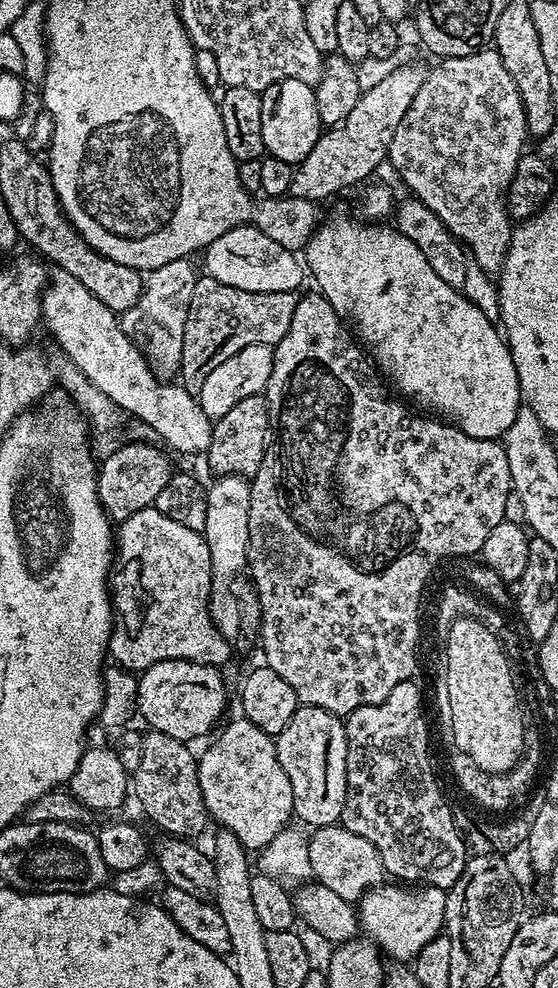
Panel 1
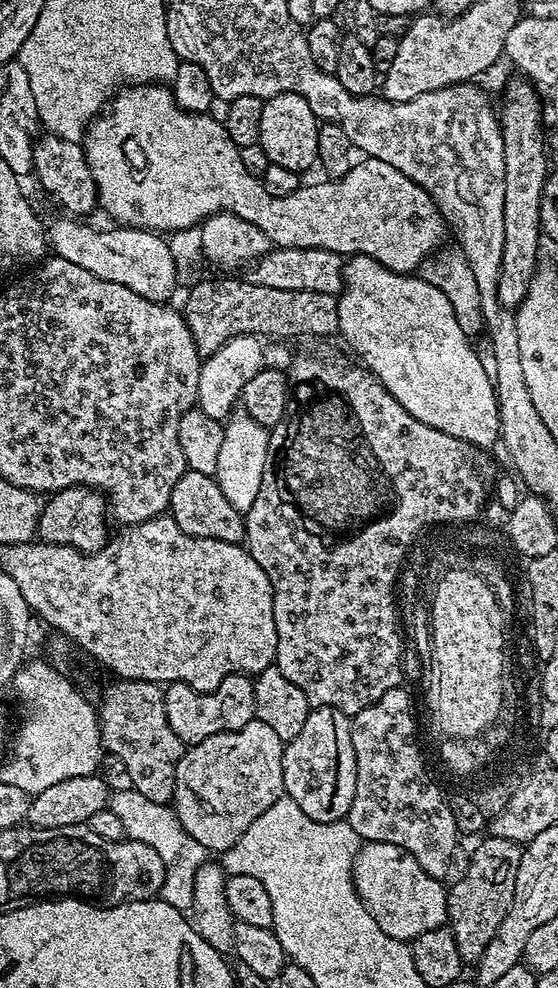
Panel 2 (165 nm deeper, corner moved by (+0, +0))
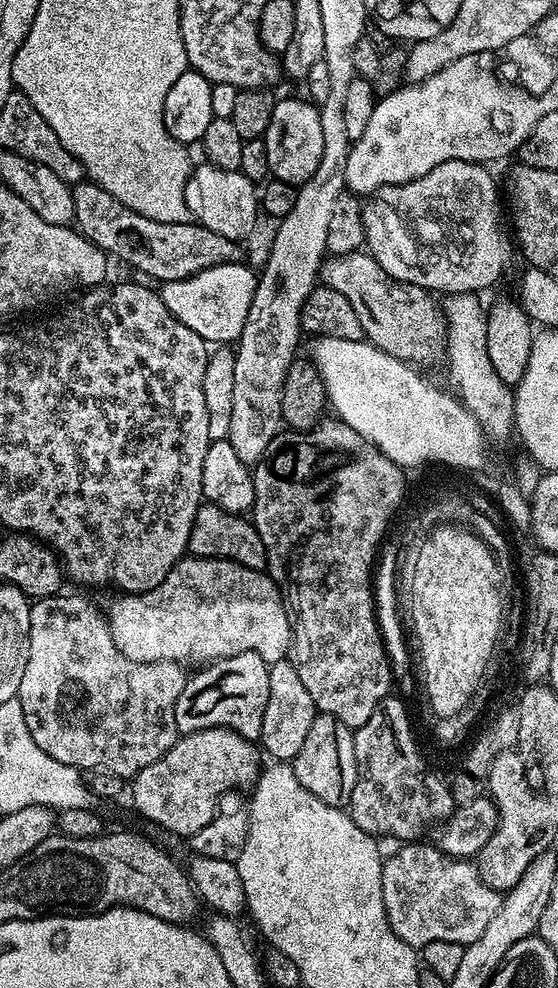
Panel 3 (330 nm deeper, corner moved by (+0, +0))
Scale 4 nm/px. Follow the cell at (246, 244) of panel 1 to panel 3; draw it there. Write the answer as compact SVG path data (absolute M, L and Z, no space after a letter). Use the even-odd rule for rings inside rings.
M204 162L197 163L192 170L192 177L186 182L184 197L189 213L194 217L195 223L206 226L206 230L214 230L214 234L222 234L222 238L230 238L237 242L244 239L256 228L256 212L258 216L258 188L250 179L234 168L220 168L217 164Z

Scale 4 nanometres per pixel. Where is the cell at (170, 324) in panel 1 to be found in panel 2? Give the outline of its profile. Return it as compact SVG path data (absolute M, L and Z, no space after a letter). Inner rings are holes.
M64 219L68 220L58 221L46 232L55 255L66 258L66 262L74 262L74 266L82 266L82 270L90 270L90 274L98 274L98 278L106 278L106 282L118 282L134 290L134 294L142 294L142 298L147 300L171 301L172 291L176 288L178 265L163 235L127 226L111 226L105 232L99 232L84 224L88 222L83 219Z

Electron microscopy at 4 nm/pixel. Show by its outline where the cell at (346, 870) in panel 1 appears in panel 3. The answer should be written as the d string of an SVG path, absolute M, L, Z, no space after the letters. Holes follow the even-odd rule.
M405 843L384 860L382 893L386 918L394 934L417 950L423 950L430 942L473 944L482 938L490 918L498 914L501 893L482 882L471 859L448 856L435 843L424 843Z

